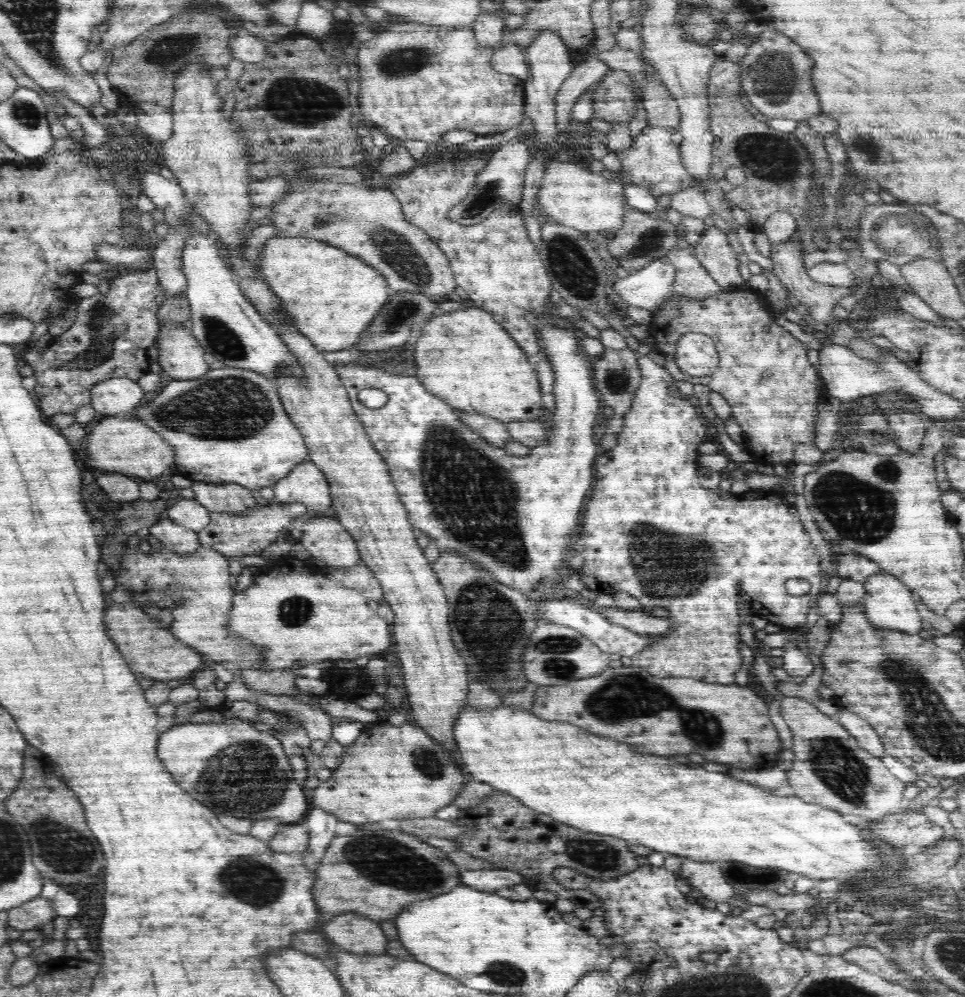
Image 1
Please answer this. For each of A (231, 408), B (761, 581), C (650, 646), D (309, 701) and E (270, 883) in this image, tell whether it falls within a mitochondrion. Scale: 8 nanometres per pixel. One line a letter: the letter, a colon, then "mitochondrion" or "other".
A: mitochondrion
B: other
C: other
D: other
E: mitochondrion

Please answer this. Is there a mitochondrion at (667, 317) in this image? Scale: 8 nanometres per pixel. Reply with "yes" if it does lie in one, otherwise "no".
no

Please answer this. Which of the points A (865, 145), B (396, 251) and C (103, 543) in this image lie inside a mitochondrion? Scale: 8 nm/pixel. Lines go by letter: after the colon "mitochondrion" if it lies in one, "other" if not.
A: mitochondrion
B: mitochondrion
C: other

